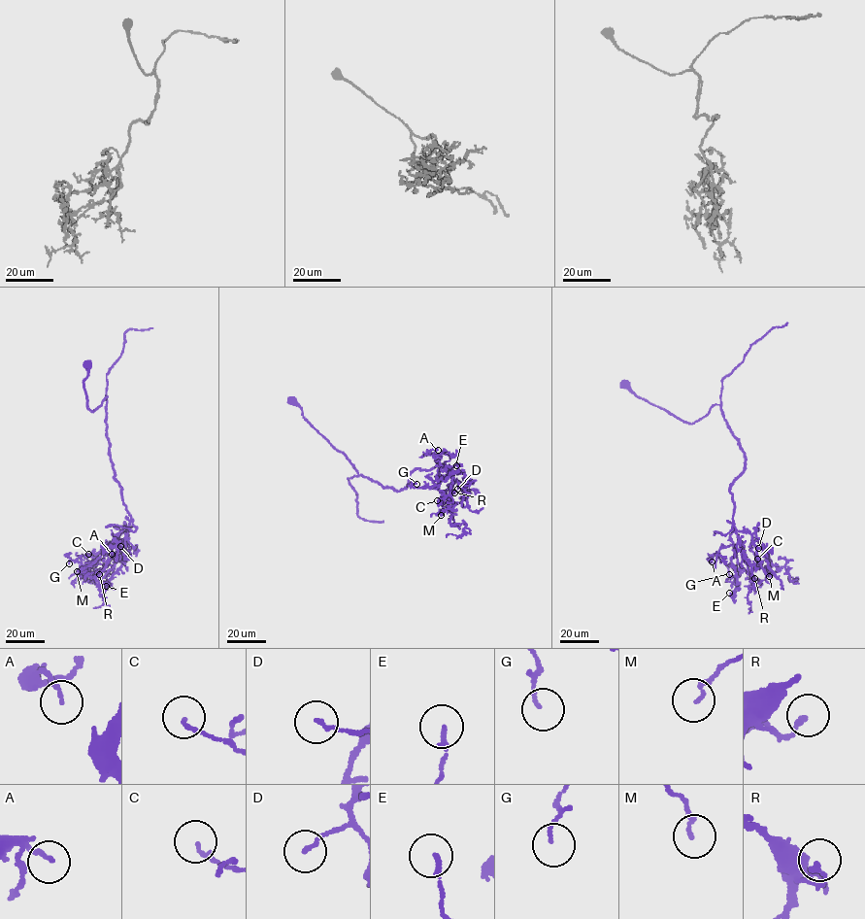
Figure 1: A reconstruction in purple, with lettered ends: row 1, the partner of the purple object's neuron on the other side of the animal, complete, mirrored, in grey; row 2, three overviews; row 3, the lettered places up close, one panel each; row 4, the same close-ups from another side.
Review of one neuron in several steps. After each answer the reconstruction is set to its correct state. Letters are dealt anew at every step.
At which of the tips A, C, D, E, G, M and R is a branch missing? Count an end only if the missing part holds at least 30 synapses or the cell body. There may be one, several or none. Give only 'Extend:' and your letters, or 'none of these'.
Extend: none of these

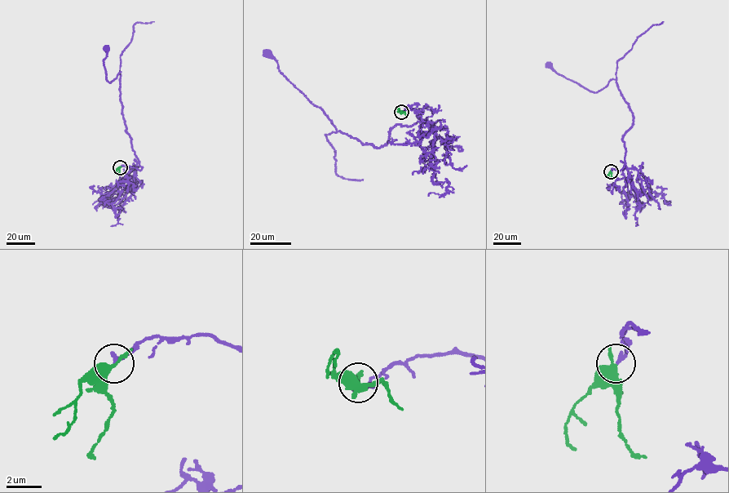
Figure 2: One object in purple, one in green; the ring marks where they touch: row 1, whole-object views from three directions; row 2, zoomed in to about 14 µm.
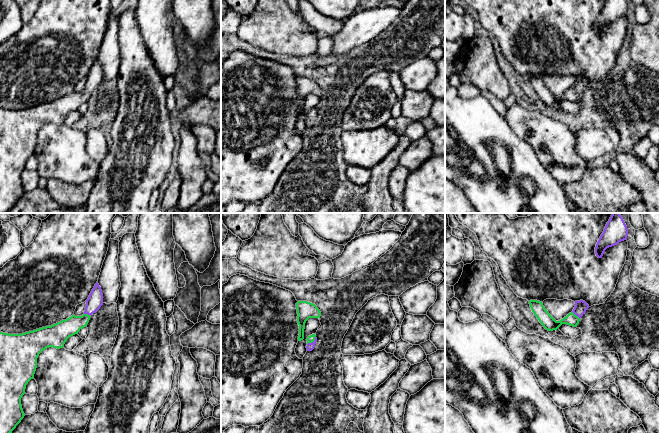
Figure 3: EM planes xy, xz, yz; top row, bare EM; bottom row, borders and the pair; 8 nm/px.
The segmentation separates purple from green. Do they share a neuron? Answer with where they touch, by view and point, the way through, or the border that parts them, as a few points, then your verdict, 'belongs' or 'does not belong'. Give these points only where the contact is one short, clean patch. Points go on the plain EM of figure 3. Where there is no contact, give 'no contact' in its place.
contact xz (312, 118); way xz (310, 122), (312, 118), (311, 114); belongs

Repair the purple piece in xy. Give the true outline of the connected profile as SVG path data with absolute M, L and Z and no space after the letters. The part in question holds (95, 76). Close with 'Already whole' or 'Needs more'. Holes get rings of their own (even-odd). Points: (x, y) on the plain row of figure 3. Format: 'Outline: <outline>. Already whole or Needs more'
Outline: M98 58L92 65L82 92L72 91L51 102L42 103L22 110L0 108L0 213L7 213L24 194L21 174L26 161L34 154L37 134L46 124L63 124L67 115L87 102L90 92L103 81L103 70Z. Needs more

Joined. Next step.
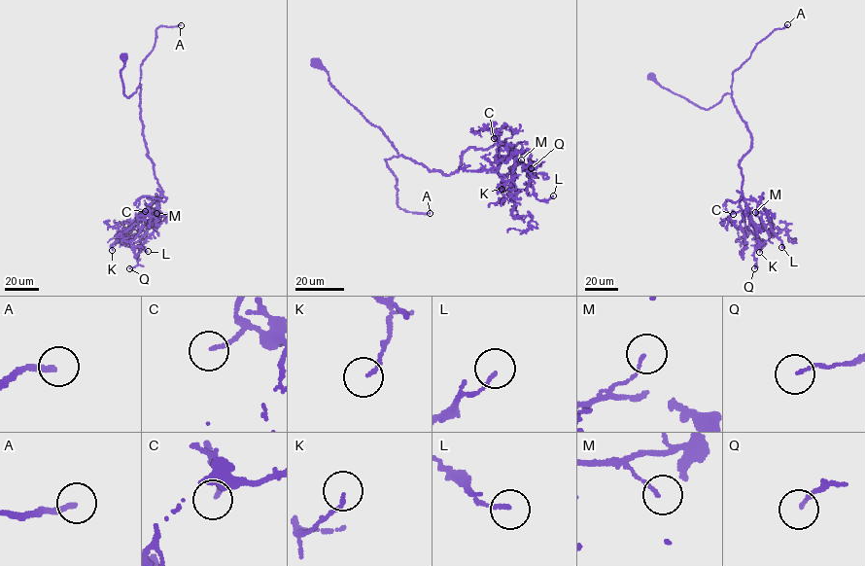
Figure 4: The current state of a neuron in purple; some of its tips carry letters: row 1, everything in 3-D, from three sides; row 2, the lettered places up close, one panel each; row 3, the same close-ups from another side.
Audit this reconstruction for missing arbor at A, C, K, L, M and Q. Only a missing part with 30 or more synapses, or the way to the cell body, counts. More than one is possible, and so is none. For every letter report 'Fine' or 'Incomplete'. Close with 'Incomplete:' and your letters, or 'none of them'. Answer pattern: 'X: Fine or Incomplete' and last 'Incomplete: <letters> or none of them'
A: Incomplete
C: Incomplete
K: Fine
L: Fine
M: Fine
Q: Fine
Incomplete: A, C

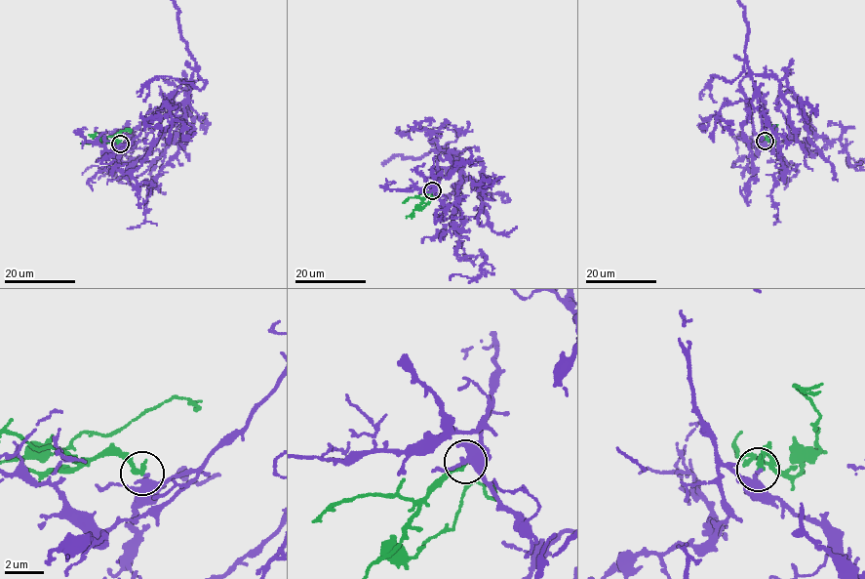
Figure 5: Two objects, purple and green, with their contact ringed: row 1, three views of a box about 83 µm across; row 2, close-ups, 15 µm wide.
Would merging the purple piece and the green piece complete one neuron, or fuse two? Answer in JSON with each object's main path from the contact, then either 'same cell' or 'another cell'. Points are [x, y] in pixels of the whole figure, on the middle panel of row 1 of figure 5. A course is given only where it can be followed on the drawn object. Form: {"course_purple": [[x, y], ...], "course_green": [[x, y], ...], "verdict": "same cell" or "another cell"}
{"course_green": [[432, 190], [417, 208], [429, 204], [433, 195], [438, 198]], "verdict": "same cell"}

